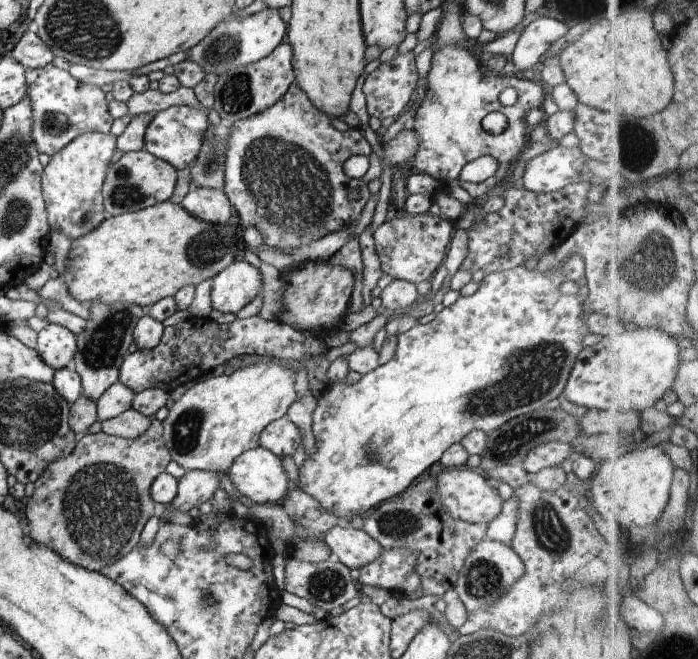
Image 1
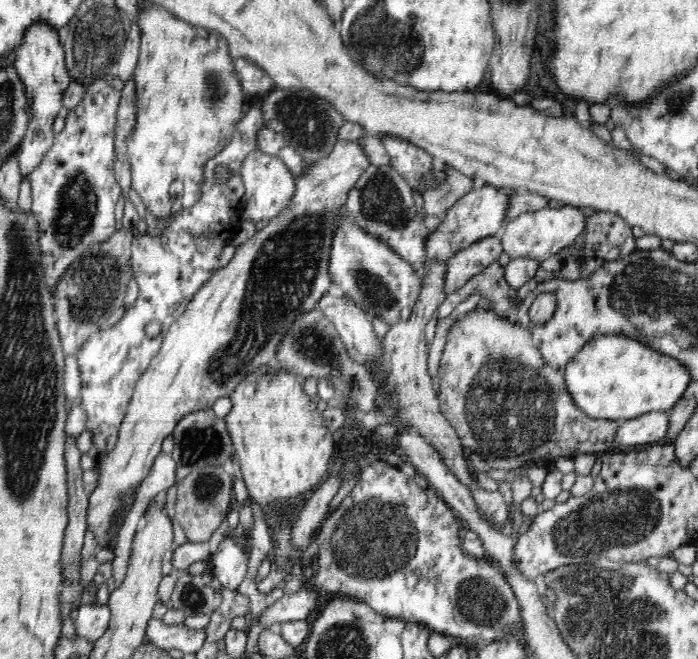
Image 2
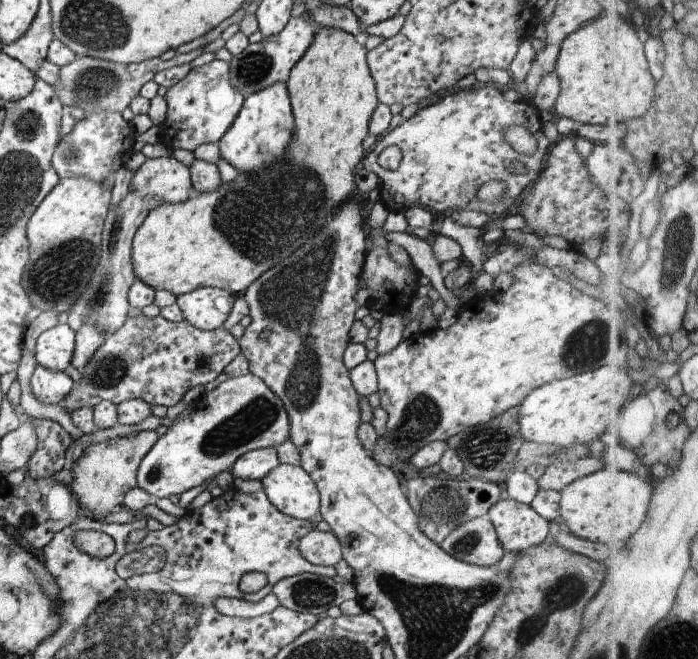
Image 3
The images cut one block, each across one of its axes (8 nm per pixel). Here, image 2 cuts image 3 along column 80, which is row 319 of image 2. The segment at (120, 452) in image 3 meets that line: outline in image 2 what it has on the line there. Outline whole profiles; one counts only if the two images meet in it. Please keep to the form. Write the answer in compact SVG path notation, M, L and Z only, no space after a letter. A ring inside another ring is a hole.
M473 309L460 315L457 322L452 324L446 345L439 361L439 371L435 379L437 389L437 399L440 410L446 417L446 420L456 429L460 437L463 448L471 448L474 455L483 459L492 469L510 470L522 466L525 462L530 462L535 458L539 458L544 462L556 461L562 456L575 457L581 454L604 454L605 452L614 451L614 437L616 434L618 420L594 419L583 413L570 396L566 383L564 382L564 370L552 369L551 365L544 360L542 353L533 344L530 332L514 322L512 319L506 319L500 315L496 315L494 311L489 309Z

